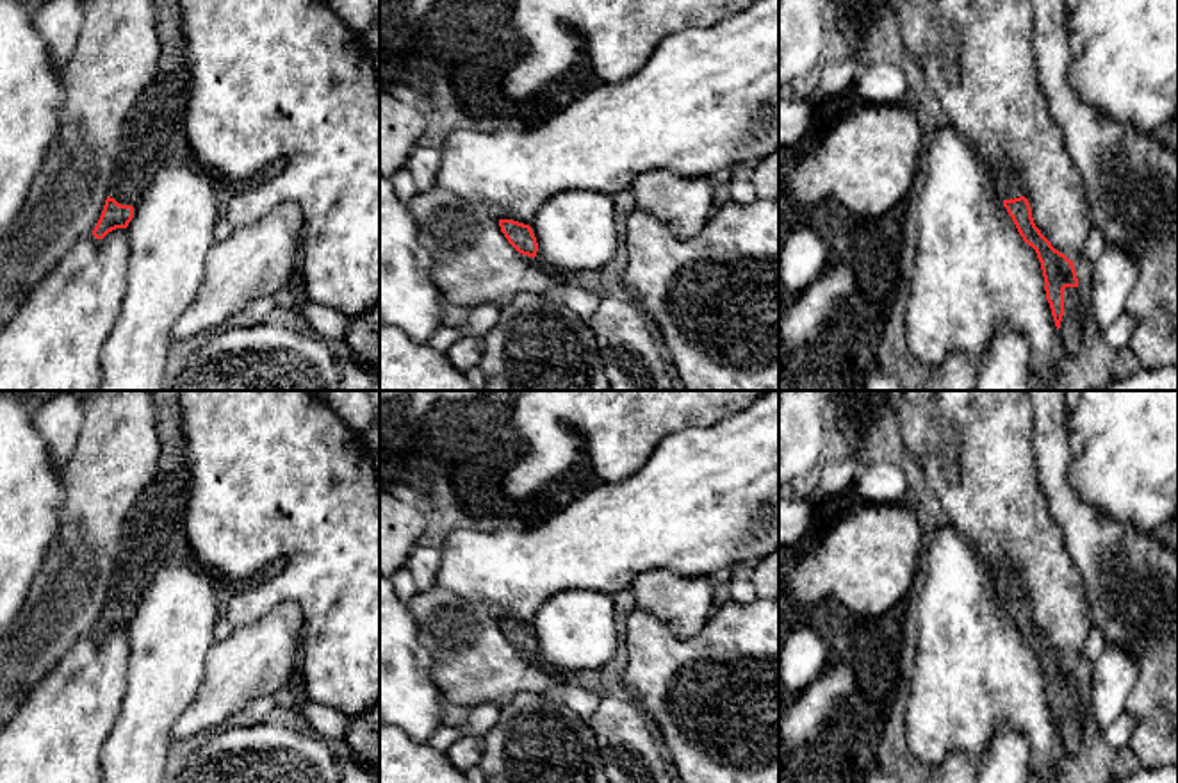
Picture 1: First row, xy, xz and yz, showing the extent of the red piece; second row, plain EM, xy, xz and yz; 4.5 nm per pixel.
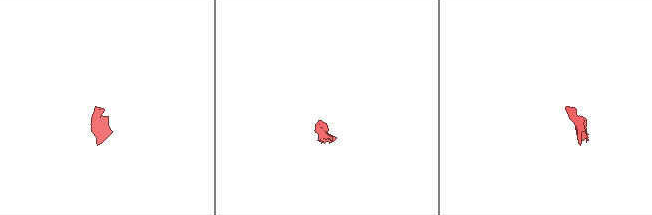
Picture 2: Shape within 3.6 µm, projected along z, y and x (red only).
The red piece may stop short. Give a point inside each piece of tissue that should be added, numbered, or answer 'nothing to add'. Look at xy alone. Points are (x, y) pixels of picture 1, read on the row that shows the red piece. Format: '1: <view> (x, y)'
1: xy (155, 131)

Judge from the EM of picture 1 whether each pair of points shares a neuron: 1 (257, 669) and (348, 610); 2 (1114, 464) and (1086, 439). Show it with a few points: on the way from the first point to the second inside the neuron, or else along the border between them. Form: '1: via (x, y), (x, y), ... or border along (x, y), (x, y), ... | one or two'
1: border along (284, 601), (293, 601), (300, 609), (302, 664) | two
2: via (1107, 457), (1093, 443) | one

